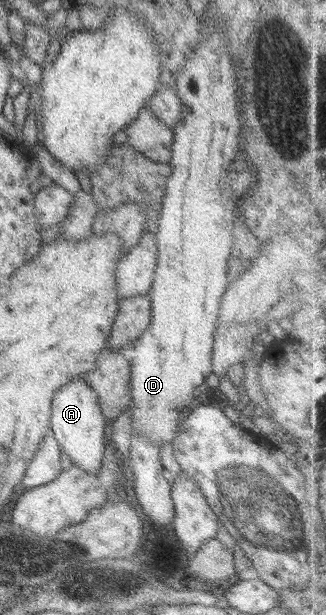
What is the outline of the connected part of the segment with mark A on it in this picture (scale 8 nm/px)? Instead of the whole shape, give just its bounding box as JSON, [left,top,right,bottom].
[48,375,105,473]

